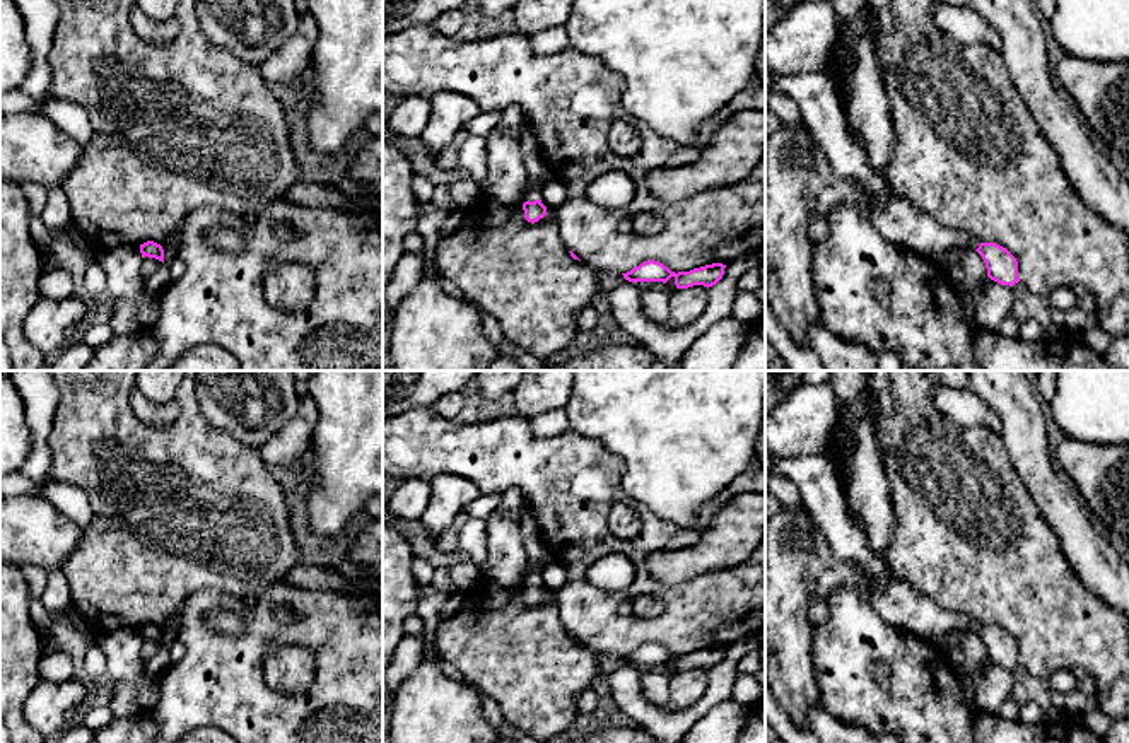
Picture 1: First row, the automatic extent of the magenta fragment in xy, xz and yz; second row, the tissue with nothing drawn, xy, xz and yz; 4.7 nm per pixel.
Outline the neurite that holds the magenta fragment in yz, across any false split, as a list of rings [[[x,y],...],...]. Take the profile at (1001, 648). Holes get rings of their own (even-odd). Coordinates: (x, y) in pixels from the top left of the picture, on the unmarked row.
[[[888,564],[888,586],[880,591],[869,577],[859,570],[869,593],[871,605],[893,627],[931,639],[951,630],[975,632],[987,651],[987,659],[1001,668],[1013,670],[1020,664],[1018,644],[996,625],[980,625],[967,615],[958,615],[939,608],[931,598],[917,591],[910,582],[898,577]]]

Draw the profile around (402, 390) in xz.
[[[383,371],[383,417],[434,407],[448,393],[463,393],[477,371]]]

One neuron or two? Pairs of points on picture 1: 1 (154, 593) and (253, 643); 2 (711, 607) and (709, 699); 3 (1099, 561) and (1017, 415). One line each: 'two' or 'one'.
1: two
2: two
3: one

